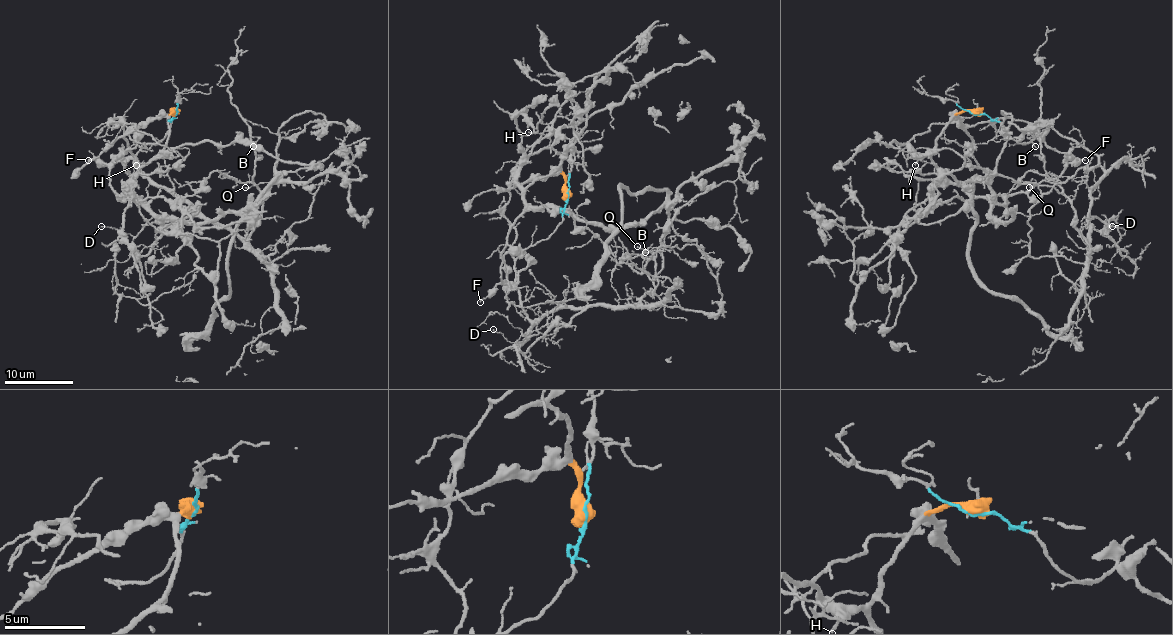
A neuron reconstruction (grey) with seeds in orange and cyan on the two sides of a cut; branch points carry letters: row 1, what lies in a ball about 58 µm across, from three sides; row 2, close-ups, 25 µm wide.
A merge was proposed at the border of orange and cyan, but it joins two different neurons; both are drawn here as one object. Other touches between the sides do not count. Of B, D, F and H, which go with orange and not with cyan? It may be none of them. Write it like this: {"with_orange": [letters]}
{"with_orange": ["F", "H"]}

